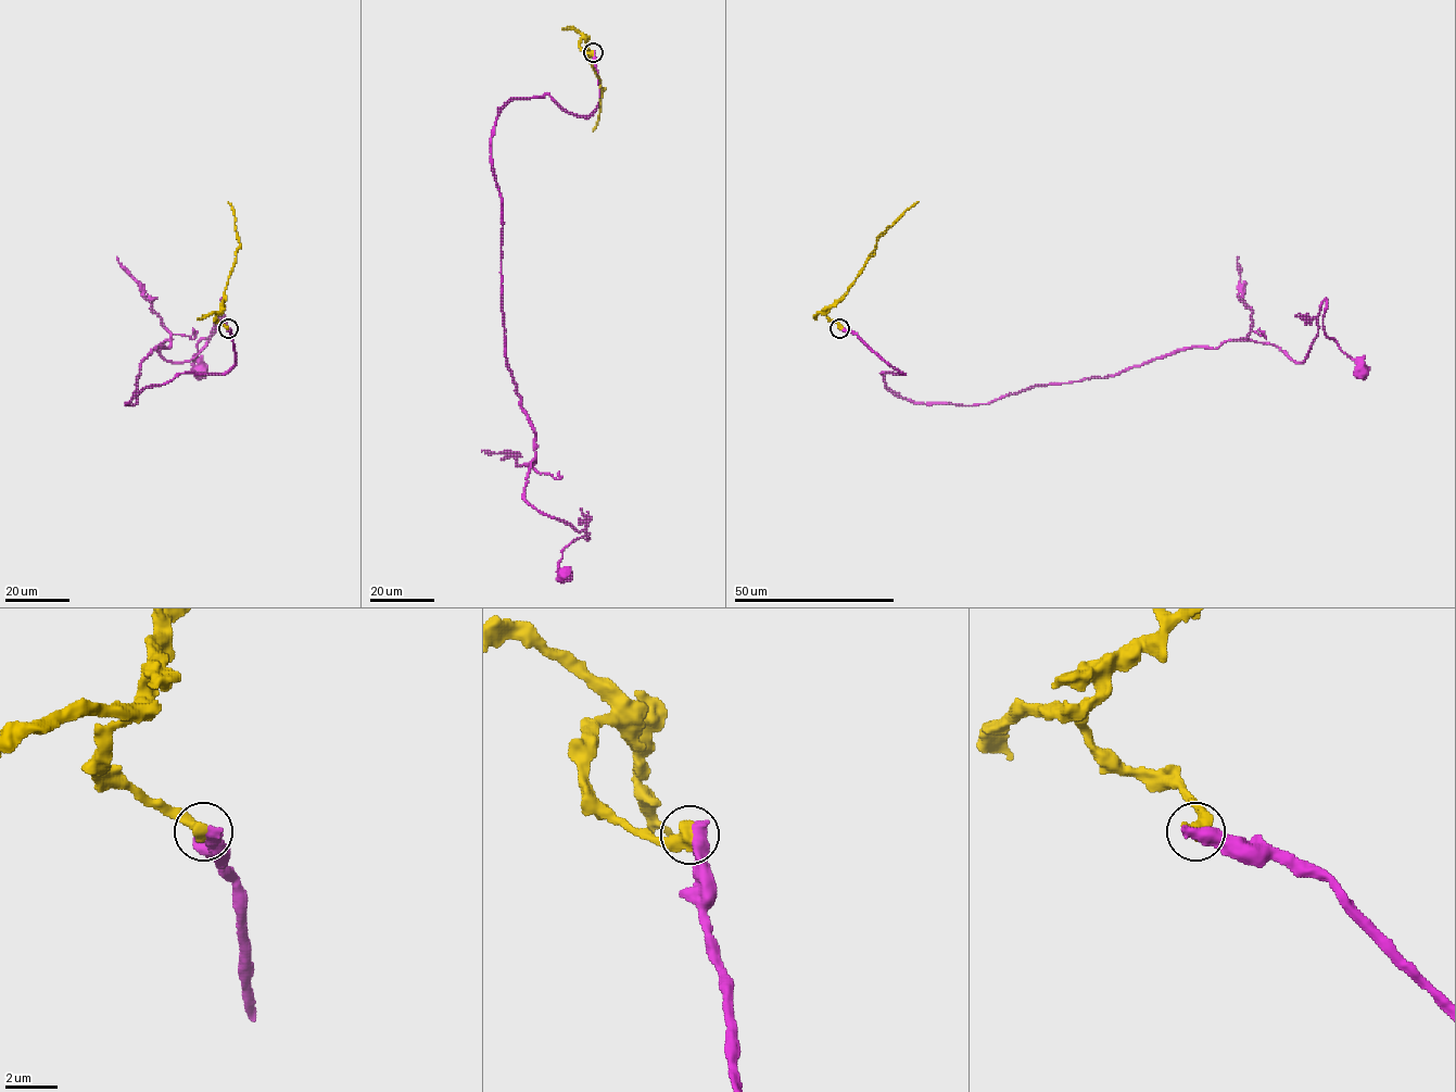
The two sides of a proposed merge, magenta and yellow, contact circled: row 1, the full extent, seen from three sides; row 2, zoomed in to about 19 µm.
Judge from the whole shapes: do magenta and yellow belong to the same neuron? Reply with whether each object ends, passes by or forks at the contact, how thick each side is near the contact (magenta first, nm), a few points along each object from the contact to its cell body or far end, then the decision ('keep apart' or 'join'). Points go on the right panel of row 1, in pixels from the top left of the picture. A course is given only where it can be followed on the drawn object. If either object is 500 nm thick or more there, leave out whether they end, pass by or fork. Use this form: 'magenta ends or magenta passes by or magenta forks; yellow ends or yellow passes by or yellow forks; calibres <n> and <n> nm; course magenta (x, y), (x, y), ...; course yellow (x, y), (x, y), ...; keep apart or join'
calibres 600 and 600 nm; course magenta (839, 328), (902, 374), (880, 373), (894, 392), (963, 405), (1235, 339), (1302, 362), (1326, 299), (1363, 373); course yellow (839, 328), (827, 317), (826, 312), (847, 291), (874, 250), (876, 240), (918, 202); keep apart

